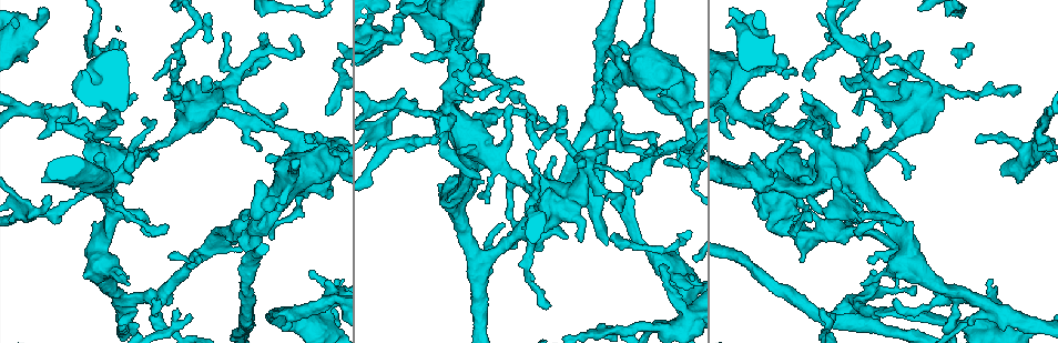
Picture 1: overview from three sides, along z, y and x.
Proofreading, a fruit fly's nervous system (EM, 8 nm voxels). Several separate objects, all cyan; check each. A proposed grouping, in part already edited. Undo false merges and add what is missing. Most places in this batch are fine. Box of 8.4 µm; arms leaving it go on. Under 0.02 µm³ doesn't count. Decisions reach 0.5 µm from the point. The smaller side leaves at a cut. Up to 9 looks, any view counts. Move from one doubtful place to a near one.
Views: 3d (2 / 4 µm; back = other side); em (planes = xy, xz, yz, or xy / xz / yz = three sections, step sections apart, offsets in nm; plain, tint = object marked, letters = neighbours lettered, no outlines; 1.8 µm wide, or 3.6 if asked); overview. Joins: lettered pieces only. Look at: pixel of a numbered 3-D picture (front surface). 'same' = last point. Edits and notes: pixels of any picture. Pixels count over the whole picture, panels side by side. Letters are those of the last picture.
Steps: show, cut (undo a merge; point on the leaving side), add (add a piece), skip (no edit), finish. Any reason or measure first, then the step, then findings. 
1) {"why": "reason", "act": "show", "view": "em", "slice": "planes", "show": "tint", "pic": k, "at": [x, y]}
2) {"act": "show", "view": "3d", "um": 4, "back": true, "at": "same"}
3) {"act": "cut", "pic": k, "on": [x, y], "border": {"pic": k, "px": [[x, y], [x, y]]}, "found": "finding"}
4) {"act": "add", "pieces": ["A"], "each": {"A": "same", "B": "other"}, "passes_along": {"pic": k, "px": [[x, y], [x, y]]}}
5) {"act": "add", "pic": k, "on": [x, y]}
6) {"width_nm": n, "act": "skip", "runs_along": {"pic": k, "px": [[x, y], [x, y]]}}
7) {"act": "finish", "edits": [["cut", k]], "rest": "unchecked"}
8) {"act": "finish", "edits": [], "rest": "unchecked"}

{"why": "two arms at a narrow angle", "act": "show", "view": "3d", "um": 2, "pic": 1, "at": [793, 217]}

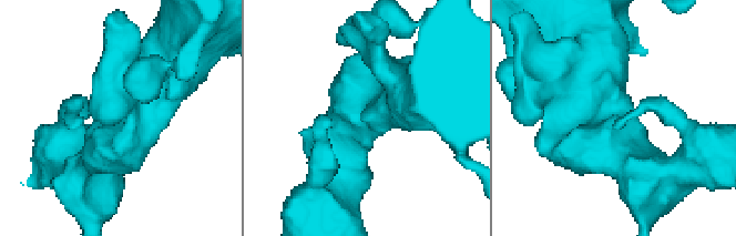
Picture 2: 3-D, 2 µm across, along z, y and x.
{"act": "show", "view": "em", "slice": "yz", "step": 8, "show": "tint", "pic": 2, "at": [377, 113]}

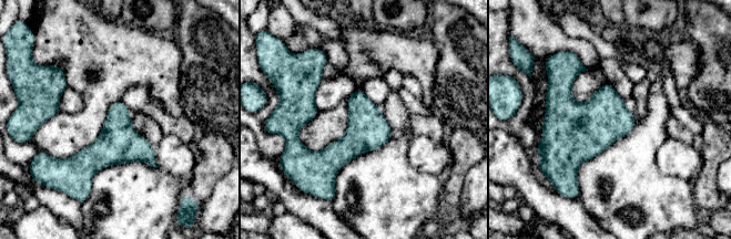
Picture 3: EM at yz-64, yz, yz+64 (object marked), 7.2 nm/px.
{"why": "cut it another way", "act": "show", "view": "em", "slice": "planes", "show": "letters", "at": "same"}

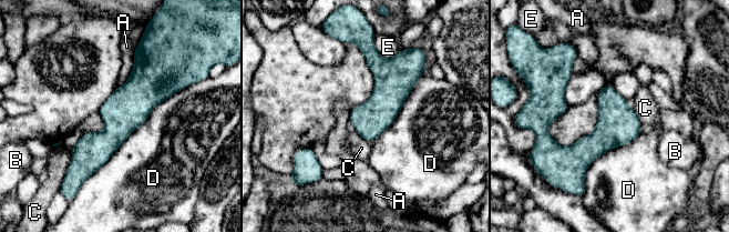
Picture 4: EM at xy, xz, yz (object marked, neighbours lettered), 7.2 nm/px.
{"act": "skip", "each": {"A": "other", "B": "other", "C": "other", "D": "other", "E": "other"}, "border": {"pic": 4, "px": [[188, 86], [161, 101], [81, 184]]}, "found": "continuous, no second neuron"}

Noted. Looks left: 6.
{"why": "sudden change in width", "act": "show", "view": "3d", "um": 2, "pic": 1, "at": [681, 105]}

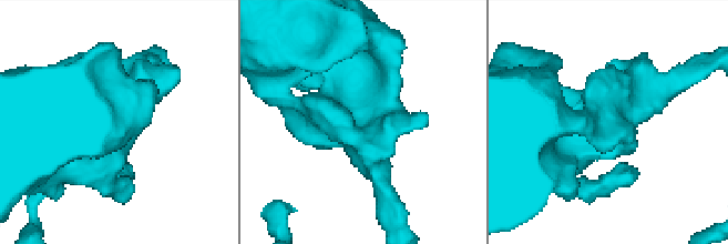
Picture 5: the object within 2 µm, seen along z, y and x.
{"why": "shape alone is not enough", "act": "show", "view": "em", "slice": "planes", "show": "tint", "pic": 5, "at": [349, 122]}

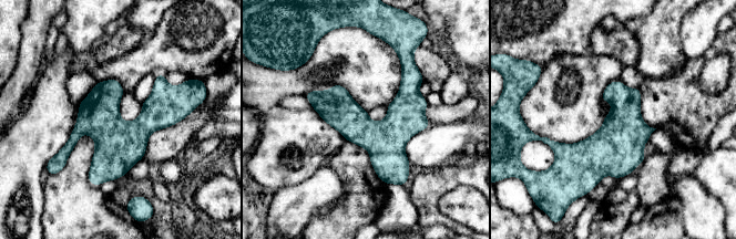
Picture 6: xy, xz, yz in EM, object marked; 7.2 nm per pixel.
{"why": "what lies round it", "act": "show", "view": "em", "slice": "planes", "show": "letters", "at": "same"}

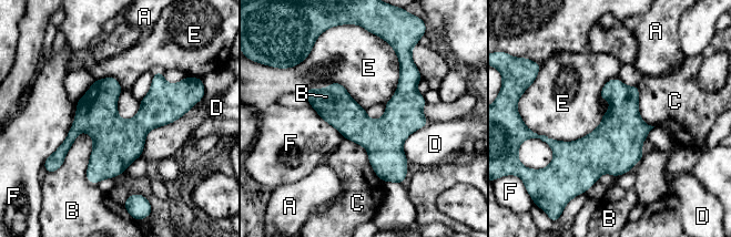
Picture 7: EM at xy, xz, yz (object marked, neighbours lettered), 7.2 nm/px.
{"act": "skip", "each": {"A": "other", "B": "other", "C": "other", "D": "other", "E": "other", "F": "other"}, "border": {"pic": 7, "px": [[602, 114], [572, 141], [537, 133]]}, "found": "all the same neuron"}

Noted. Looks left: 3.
{"why": "three arms meet", "act": "show", "view": "3d", "um": 2, "pic": 1, "at": [950, 91]}

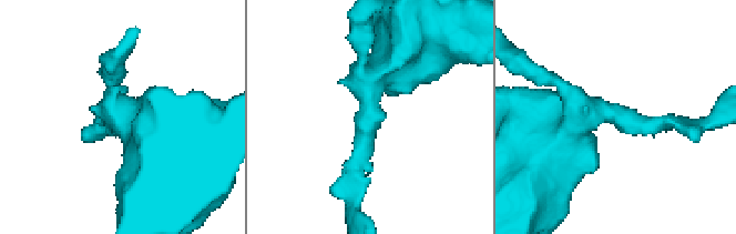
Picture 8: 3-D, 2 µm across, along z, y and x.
{"arms": 3, "act": "show", "view": "em", "slice": "xy", "step": 16, "show": "tint", "pic": 8, "at": [365, 117]}

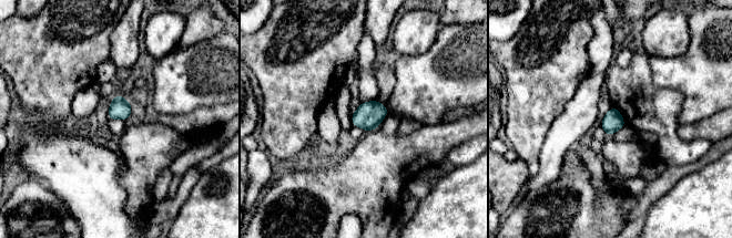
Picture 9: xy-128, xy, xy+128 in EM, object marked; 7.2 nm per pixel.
{"act": "show", "view": "em", "slice": "xz", "step": 4, "show": "letters", "at": "same"}

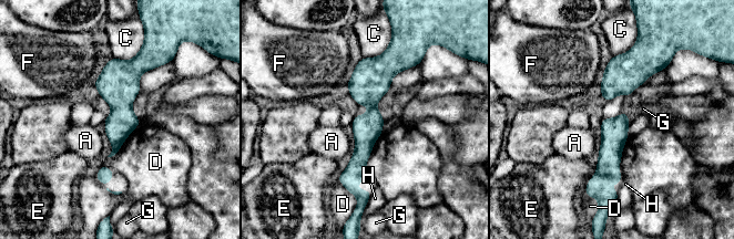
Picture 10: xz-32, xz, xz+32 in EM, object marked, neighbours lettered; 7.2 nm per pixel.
{"longest_contact_nm": ["D", 300], "act": "skip", "each": {"A": "other", "C": "other", "D": "other", "E": "other", "F": "other", "G": "other", "H": "other"}, "border": {"pic": 10, "px": [[624, 111], [628, 115]]}, "found": "continuous, no second neuron"}

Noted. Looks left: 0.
{"act": "finish", "edits": [], "rest": "unchecked"}

